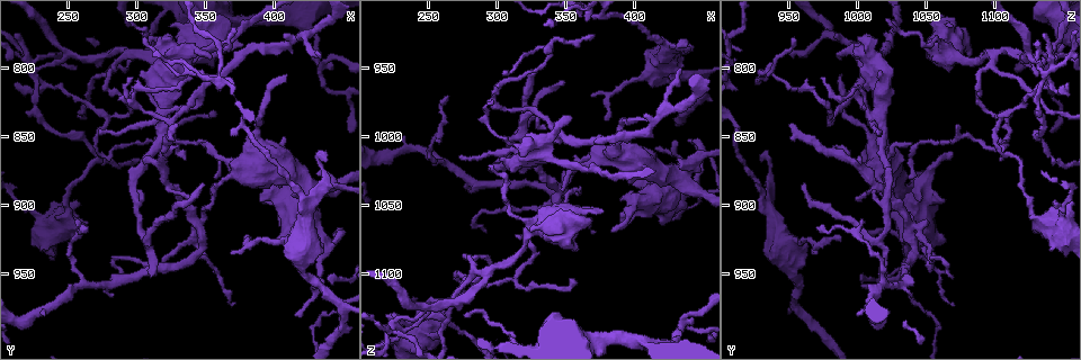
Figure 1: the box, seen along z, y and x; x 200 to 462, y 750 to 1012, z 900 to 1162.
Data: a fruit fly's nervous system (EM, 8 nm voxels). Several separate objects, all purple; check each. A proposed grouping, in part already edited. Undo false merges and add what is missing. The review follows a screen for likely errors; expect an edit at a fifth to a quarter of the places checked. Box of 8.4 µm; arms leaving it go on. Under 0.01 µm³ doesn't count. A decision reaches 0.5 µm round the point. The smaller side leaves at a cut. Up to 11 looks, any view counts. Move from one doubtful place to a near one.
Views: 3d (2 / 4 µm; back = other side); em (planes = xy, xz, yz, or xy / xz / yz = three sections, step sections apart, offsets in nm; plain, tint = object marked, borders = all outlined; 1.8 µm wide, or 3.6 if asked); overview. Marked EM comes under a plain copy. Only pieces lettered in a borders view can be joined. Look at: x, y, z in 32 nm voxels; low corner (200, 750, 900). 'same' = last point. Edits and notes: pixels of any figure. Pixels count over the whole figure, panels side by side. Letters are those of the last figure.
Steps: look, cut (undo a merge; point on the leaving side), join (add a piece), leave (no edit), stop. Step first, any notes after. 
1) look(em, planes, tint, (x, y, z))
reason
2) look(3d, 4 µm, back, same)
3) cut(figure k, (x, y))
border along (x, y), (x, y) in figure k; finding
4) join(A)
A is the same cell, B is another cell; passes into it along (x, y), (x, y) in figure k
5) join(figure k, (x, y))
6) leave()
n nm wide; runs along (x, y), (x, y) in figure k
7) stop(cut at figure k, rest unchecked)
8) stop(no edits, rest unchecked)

look(em, planes, tint, (328, 840, 952))
branch stops here

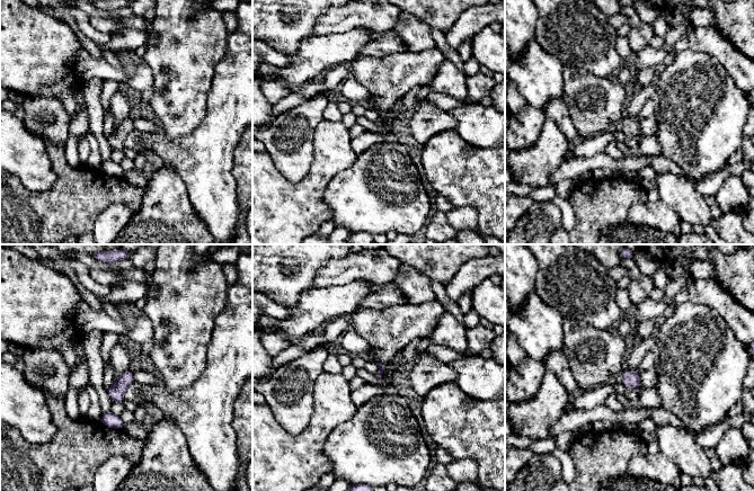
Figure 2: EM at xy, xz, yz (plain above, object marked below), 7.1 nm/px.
look(em, planes, borders, same)

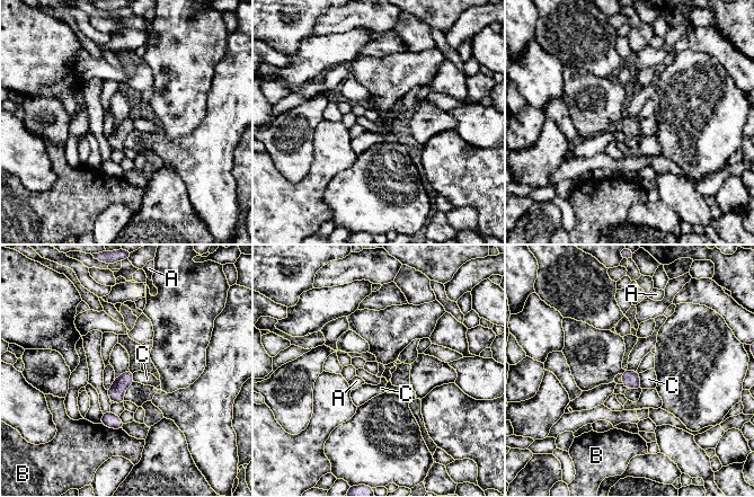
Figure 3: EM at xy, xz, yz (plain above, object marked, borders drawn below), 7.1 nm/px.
leave()
B touches over 170 nm; A, B and C are other cells; border along (638, 373), (642, 388) in figure 3; none of them fits

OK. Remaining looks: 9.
look(em, planes, borders, (342, 912, 1050))
three-way junction

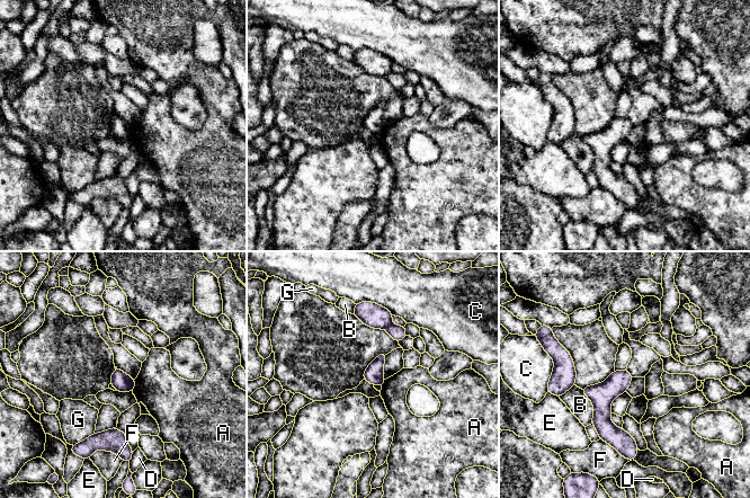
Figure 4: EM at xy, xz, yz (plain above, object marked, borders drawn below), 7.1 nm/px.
cut(figure 4, (372, 314))
A, B, C, D, E, F and G are other cells; border along (391, 323), (385, 328) in figure 4; a second cell is stuck on

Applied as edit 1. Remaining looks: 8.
look(em, planes, borders, (292, 952, 1068))
tapers out

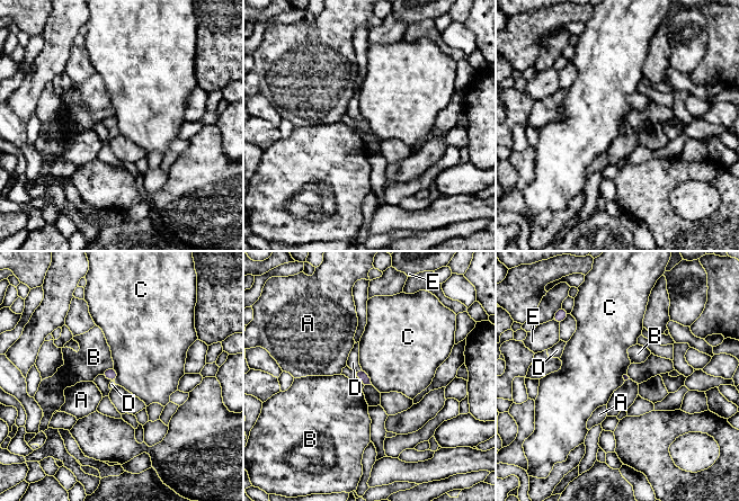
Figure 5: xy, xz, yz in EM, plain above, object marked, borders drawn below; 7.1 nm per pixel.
leave()
C touches over 140 nm; A, B, C, D and E are other cells; border along (362, 368), (372, 384) in figure 5; none of them fits

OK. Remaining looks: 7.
look(overview)

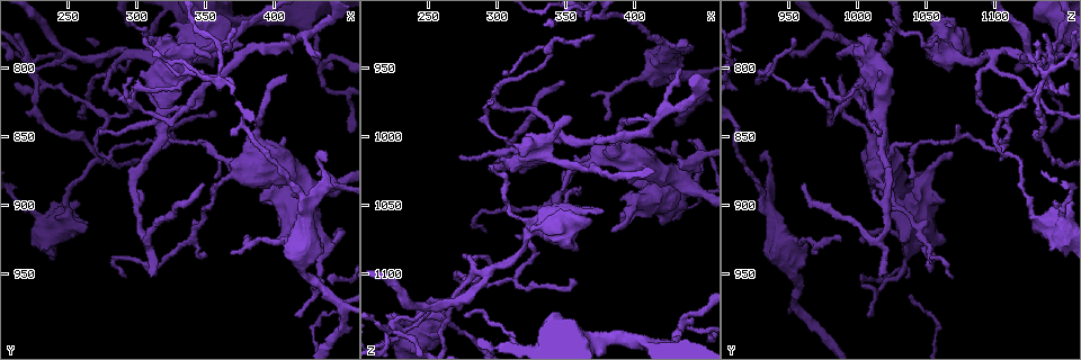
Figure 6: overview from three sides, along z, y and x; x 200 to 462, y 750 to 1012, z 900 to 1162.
look(3d, 2 µm, (306, 776, 952))

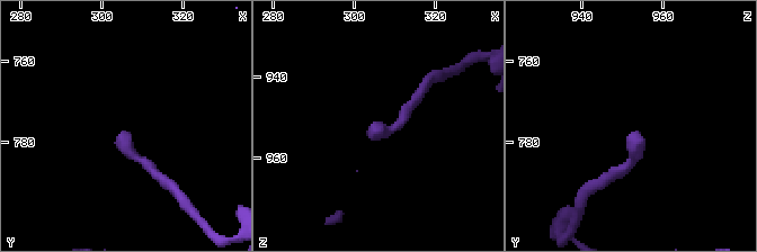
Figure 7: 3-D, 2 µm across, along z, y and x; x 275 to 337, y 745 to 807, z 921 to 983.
look(em, planes, borders, (304, 778, 952))
need the tissue

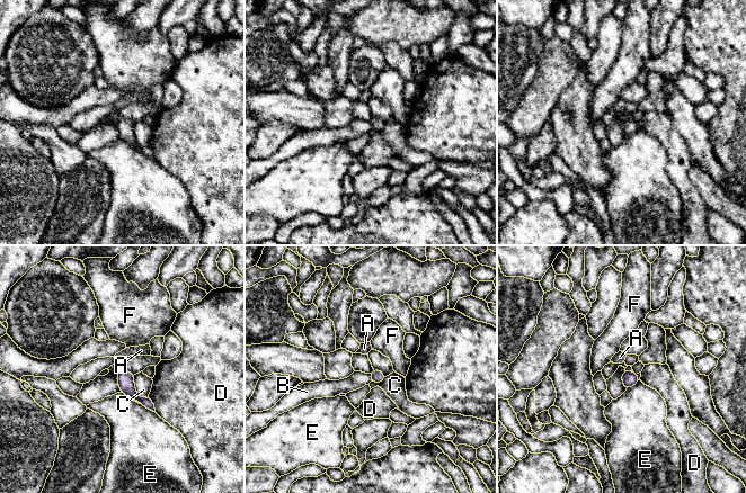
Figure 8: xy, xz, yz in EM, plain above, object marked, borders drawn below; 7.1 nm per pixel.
leave()
C touches over 190 nm; A, B, C, D, E and F are other cells; runs along (122, 373), (126, 386), (151, 406) in figure 8; no lettered piece goes on from it

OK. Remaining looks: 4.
look(3d, 4 µm, (320, 832, 1012))
sharp bend

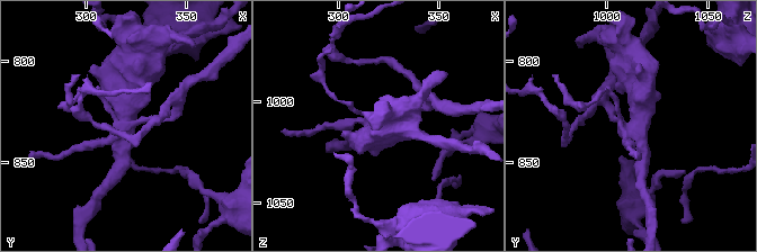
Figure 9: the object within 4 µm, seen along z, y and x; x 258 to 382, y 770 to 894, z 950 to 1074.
look(em, planes, tint, (319, 832, 1013))

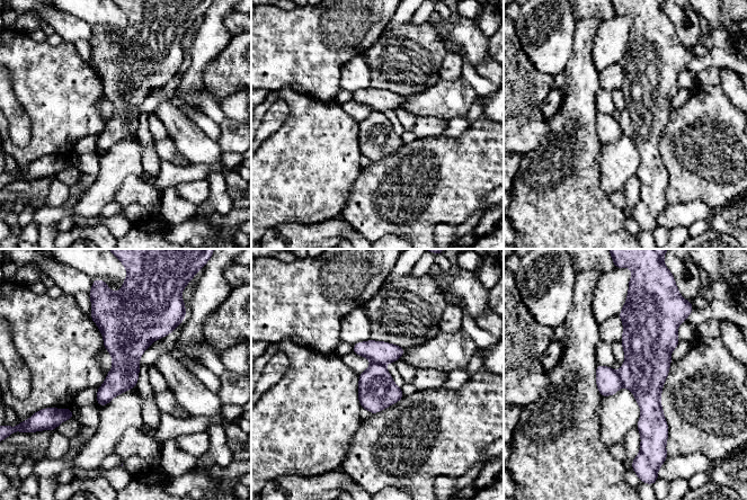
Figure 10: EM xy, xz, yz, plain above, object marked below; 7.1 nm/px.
look(em, planes, borders, same)

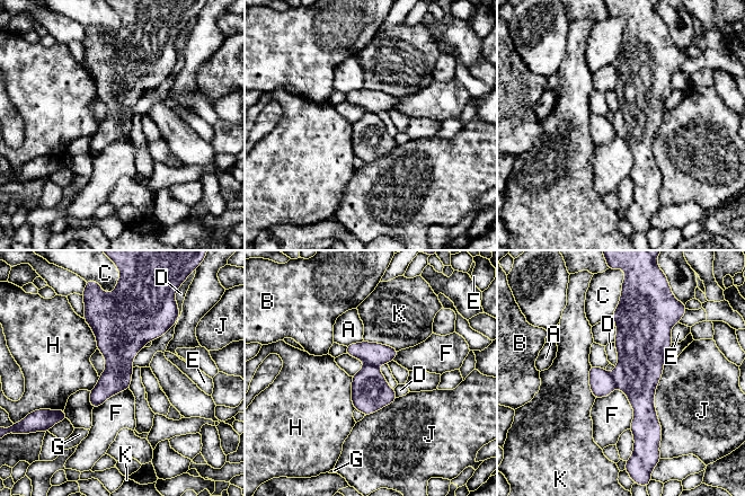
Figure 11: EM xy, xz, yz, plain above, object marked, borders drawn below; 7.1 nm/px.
cut(figure 11, (601, 381))
A, B, C, D, E, F, G, H, J and K are other cells; border along (611, 374), (615, 387) in figure 11; a second cell is stuck on

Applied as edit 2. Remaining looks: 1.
stop(cut at figure 4, cut at figure 11, rest unchecked)

